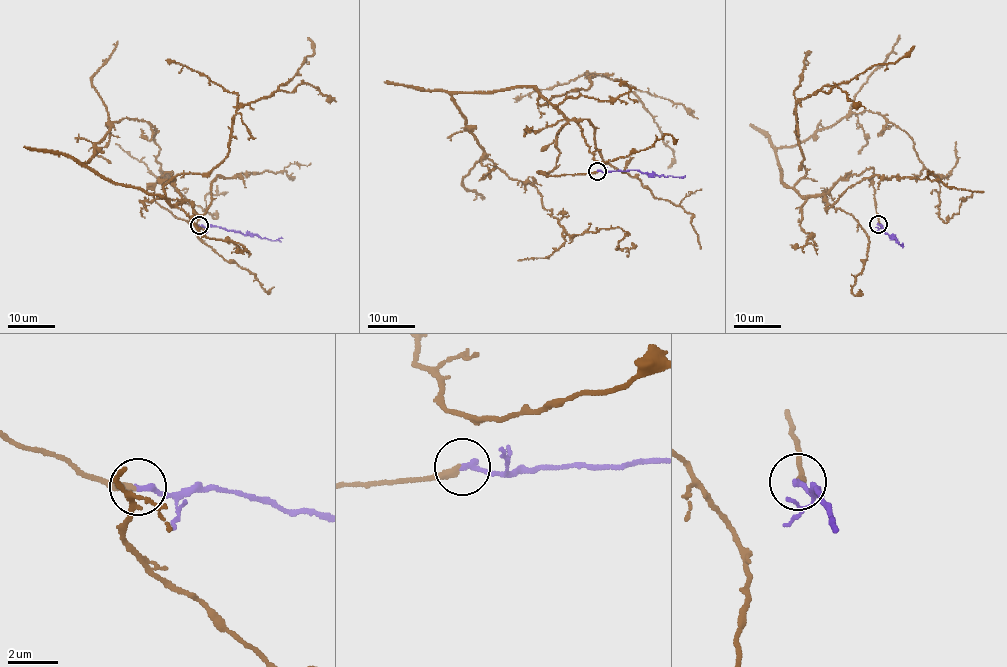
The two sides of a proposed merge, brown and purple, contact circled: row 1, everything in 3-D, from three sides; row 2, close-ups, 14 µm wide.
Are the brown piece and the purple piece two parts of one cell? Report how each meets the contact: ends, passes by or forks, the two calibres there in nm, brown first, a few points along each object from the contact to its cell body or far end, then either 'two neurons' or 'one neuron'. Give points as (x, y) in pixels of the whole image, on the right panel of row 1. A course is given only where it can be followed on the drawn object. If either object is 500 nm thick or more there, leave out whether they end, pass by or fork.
brown ends; purple ends; calibres 300 and 260 nm; course brown (878, 224), (871, 168), (801, 196), (781, 182), (777, 149), (871, 110), (939, 176), (944, 222), (971, 191); course purple (878, 224), (902, 244); one neuron

